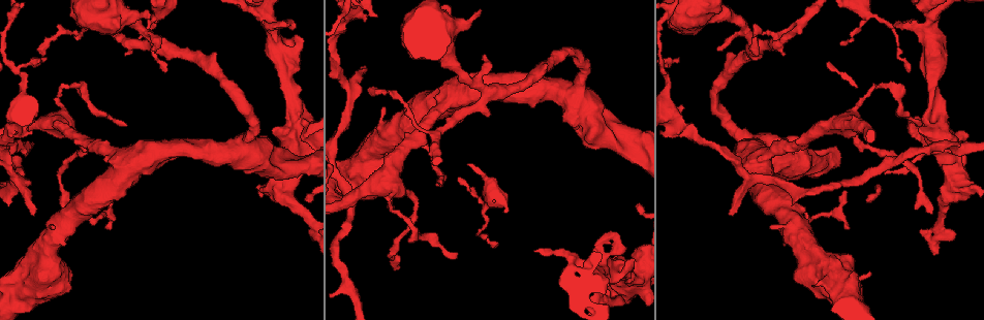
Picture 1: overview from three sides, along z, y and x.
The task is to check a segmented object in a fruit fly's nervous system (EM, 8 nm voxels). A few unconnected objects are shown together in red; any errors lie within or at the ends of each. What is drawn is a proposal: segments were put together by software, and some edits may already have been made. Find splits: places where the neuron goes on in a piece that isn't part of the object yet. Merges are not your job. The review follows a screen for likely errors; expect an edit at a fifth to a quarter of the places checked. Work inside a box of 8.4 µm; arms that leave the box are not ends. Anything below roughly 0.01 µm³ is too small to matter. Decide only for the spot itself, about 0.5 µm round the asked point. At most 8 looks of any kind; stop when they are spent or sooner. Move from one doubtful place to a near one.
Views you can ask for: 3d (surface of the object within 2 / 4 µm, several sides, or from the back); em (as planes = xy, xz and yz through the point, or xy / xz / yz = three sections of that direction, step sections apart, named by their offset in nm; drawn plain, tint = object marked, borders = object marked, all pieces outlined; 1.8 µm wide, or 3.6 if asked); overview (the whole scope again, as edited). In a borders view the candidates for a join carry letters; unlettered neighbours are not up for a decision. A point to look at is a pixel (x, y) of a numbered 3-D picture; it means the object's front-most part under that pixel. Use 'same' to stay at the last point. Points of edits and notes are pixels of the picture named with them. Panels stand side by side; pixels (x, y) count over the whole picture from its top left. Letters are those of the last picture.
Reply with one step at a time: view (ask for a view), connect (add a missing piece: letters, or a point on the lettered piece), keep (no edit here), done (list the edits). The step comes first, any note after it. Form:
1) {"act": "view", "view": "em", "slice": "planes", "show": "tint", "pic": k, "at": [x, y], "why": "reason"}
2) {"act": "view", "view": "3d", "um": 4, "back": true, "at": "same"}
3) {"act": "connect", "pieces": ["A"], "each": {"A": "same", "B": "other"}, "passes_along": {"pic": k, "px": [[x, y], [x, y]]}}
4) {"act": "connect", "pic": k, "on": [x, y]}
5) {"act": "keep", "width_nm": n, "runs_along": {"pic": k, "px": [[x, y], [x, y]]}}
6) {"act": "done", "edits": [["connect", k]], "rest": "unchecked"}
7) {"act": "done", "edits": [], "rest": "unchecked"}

{"act": "view", "view": "3d", "um": 2, "back": true, "pic": 1, "at": [271, 26], "why": "sudden change in width"}

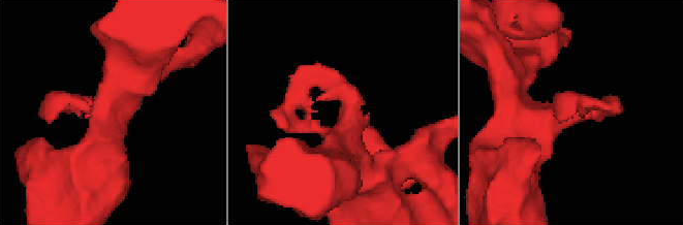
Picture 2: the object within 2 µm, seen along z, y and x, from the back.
{"act": "view", "view": "em", "slice": "xz", "step": 16, "show": "borders", "pic": 2, "at": [339, 84], "why": "shape alone is not enough"}

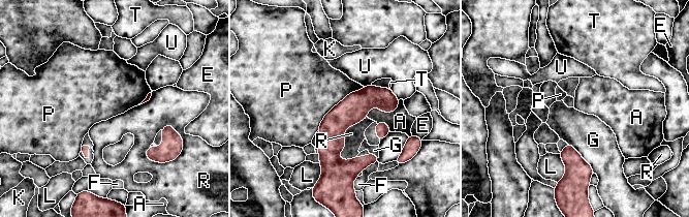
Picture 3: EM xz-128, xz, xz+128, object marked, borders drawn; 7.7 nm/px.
{"act": "view", "view": "em", "slice": "planes", "show": "borders", "at": "same"}

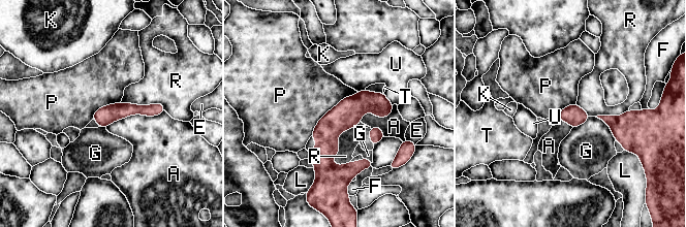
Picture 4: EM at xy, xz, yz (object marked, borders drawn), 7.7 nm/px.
{"act": "keep", "longest_contact_nm": ["P", 500], "each": {"A": "other", "E": "other", "F": "other", "G": "other", "K": "other", "L": "other", "P": "other", "R": "other", "T": "other", "U": "other"}, "border": {"pic": 4, "px": [[360, 92], [332, 107], [310, 135]]}, "found": "none of them fits"}

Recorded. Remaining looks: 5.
{"act": "view", "view": "em", "slice": "planes", "show": "borders", "pic": 1, "at": [955, 175], "why": "sudden change in width"}

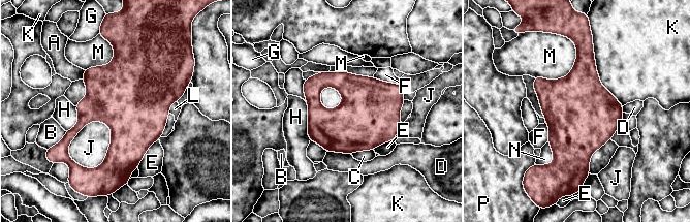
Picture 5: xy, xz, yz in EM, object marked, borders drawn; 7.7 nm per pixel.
{"act": "keep", "each": {"A": "other", "B": "other", "C": "other", "D": "other", "E": "other", "F": "other", "G": "other", "H": "other", "J": "other", "K": "other", "L": "other", "M": "other", "N": "other", "P": "other"}, "border": {"pic": 5, "px": [[106, 123], [105, 159], [82, 167]]}, "found": "none of them fits"}

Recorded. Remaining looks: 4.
{"act": "view", "view": "3d", "um": 4, "back": true, "pic": 1, "at": [40, 257], "why": "looks like a crossing"}

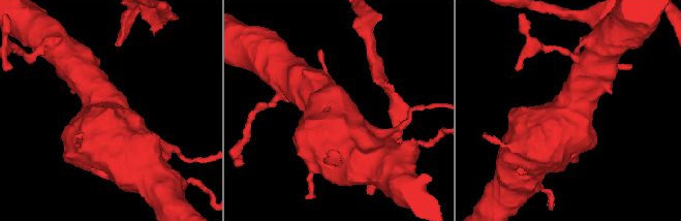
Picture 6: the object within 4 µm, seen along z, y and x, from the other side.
{"act": "view", "view": "em", "slice": "planes", "show": "tint", "pic": 6, "at": [558, 112], "why": "need the tissue"}

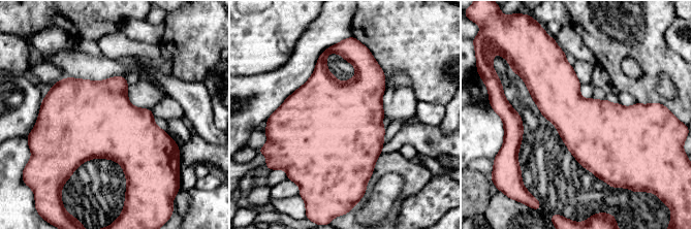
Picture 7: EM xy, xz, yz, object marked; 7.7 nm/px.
{"act": "view", "view": "em", "slice": "planes", "show": "borders", "at": "same"}

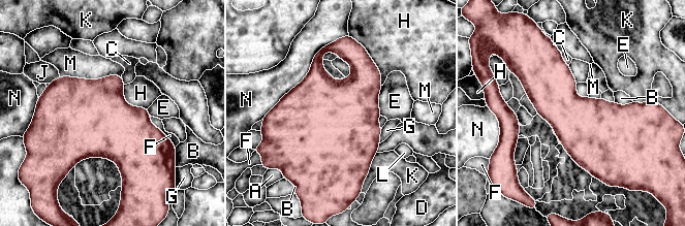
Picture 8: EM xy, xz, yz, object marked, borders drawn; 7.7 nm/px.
{"act": "keep", "longest_contact_nm": ["N", 700], "each": {"A": "other", "B": "other", "C": "other", "D": "other", "E": "other", "F": "other", "G": "other", "H": "other", "J": "other", "K": "other", "L": "other", "M": "other", "N": "other"}, "border": {"pic": 8, "px": [[363, 46], [378, 69], [382, 85]]}, "found": "no lettered piece goes on from it"}

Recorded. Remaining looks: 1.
{"act": "done", "edits": [], "rest": "unchecked"}

